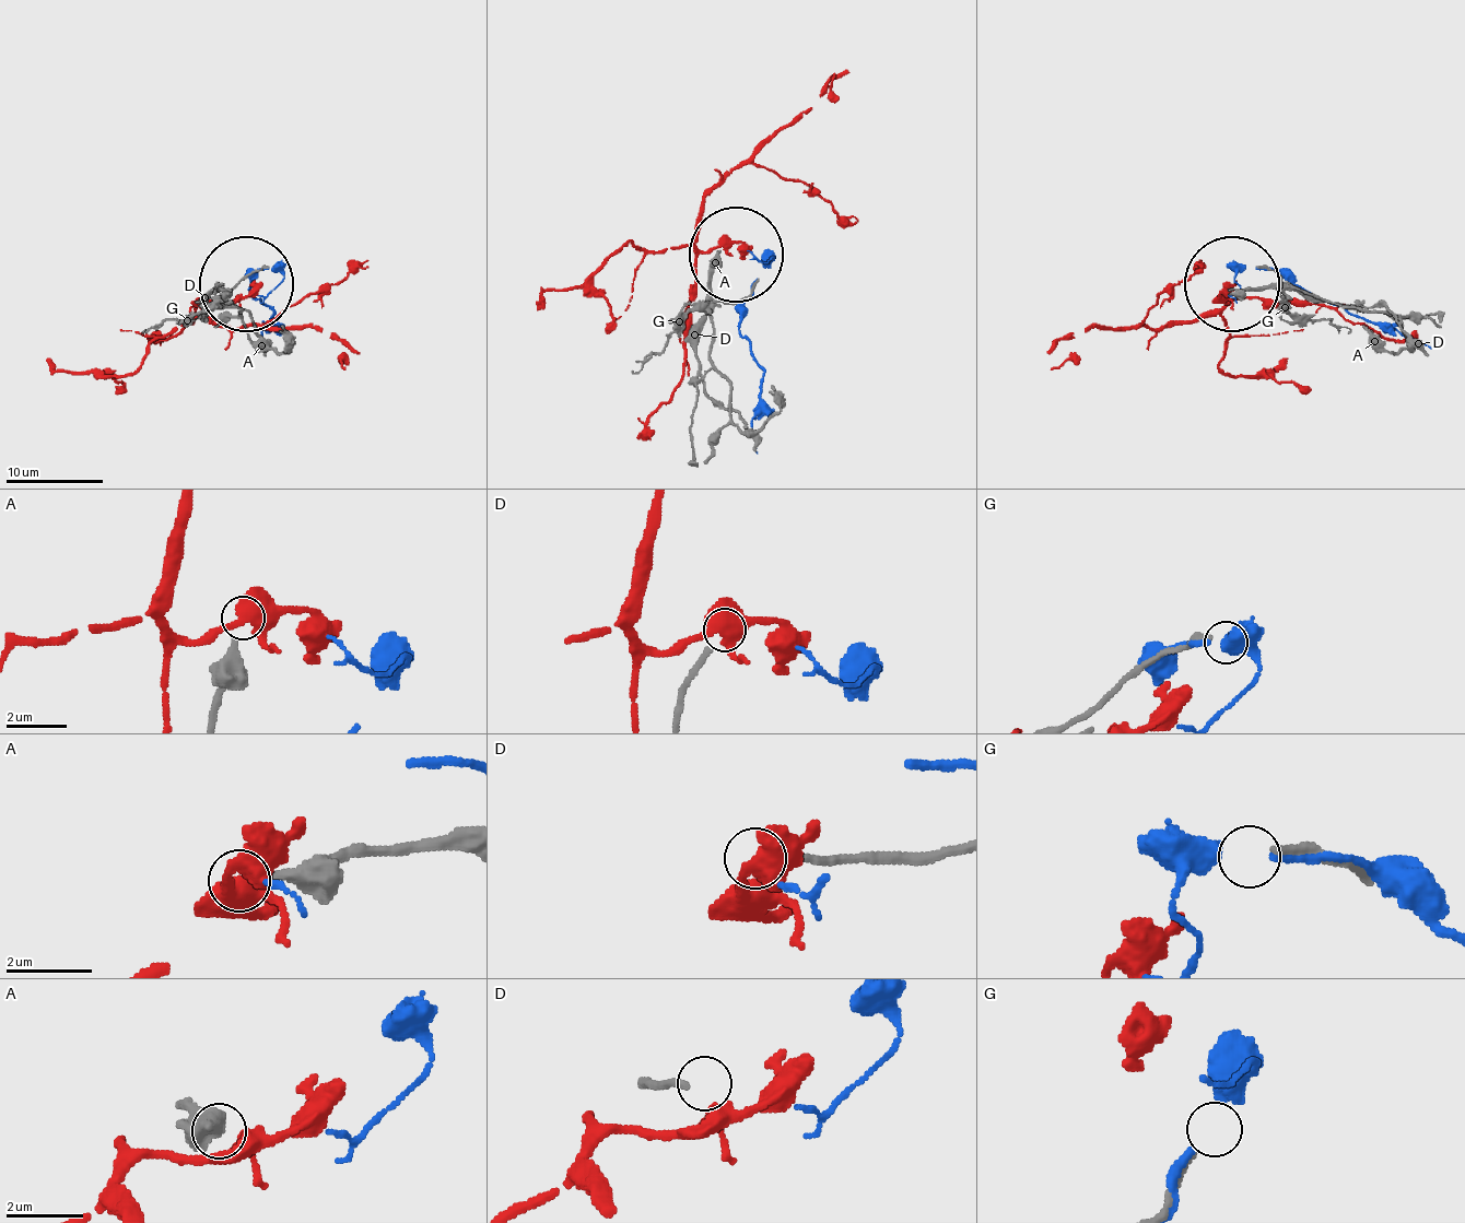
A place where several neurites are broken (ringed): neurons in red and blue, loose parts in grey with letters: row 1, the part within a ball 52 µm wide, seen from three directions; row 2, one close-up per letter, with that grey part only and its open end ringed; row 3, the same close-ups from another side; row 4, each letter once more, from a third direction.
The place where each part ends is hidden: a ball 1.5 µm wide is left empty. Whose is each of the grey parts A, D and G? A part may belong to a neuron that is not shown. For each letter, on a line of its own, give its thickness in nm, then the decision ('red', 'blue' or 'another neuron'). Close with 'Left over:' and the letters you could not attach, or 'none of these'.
A: calibre 340 nm; another neuron
D: calibre 190 nm; another neuron
G: calibre 190 nm; another neuron
Left over: A, D, G

